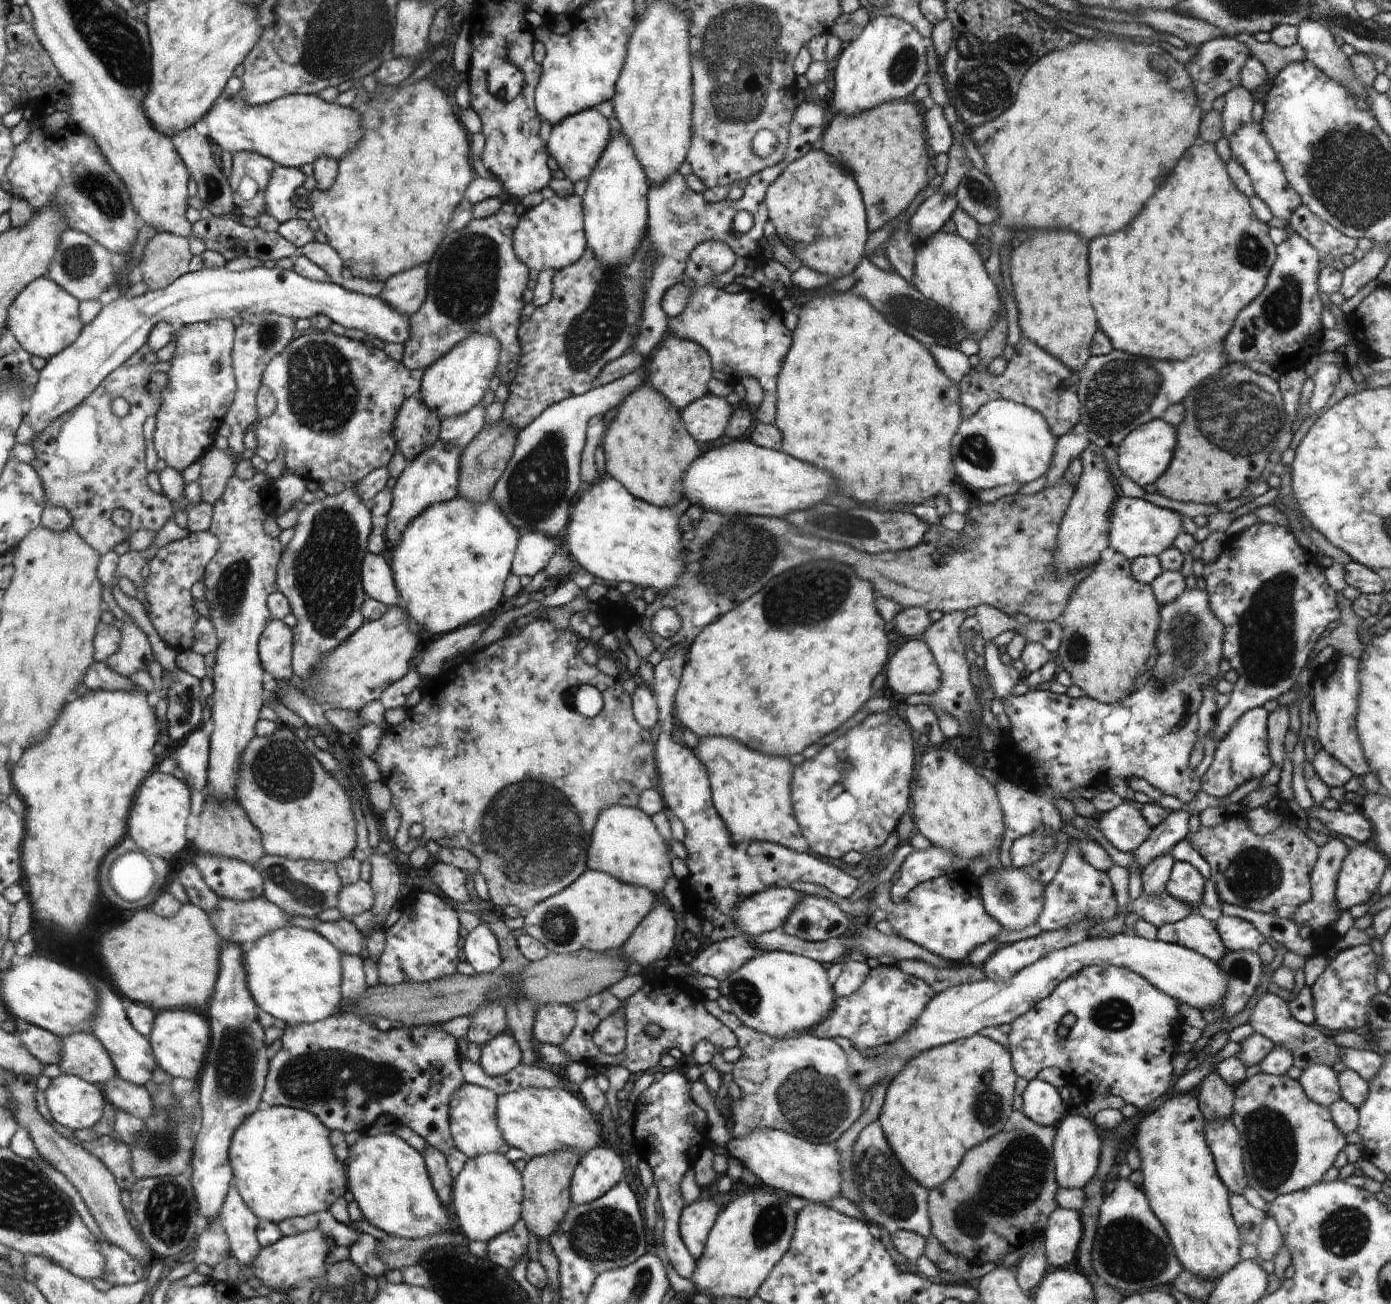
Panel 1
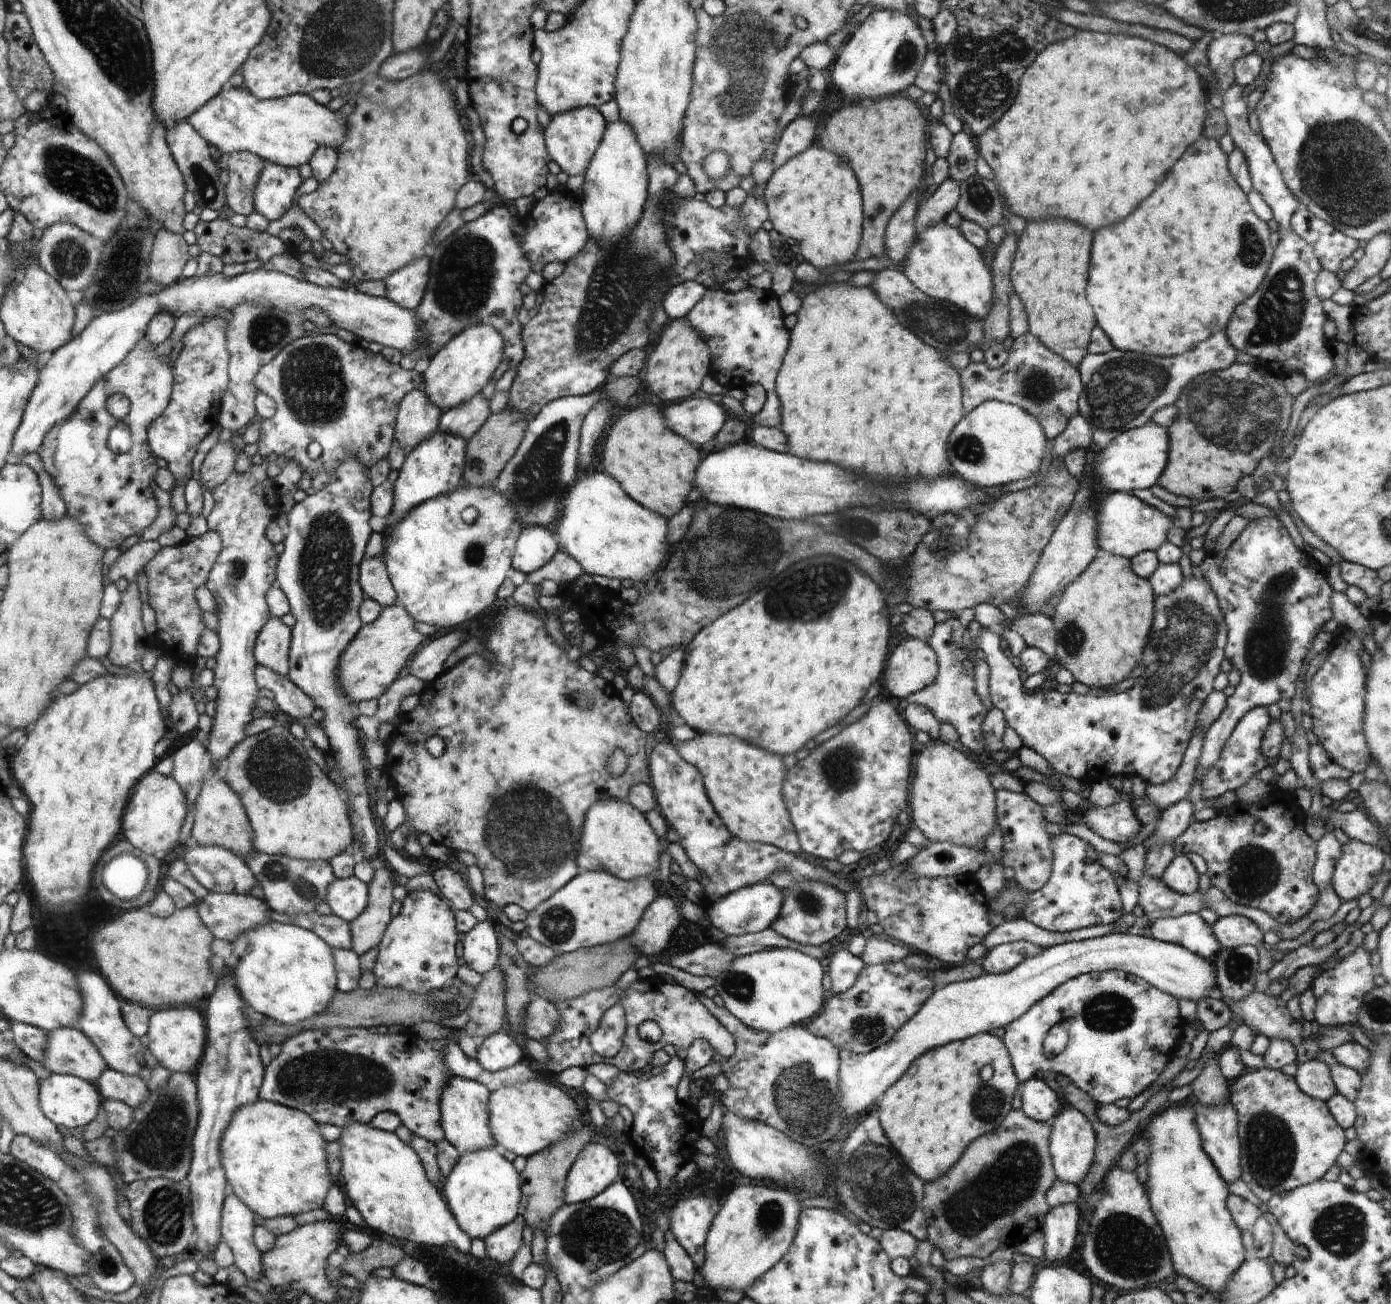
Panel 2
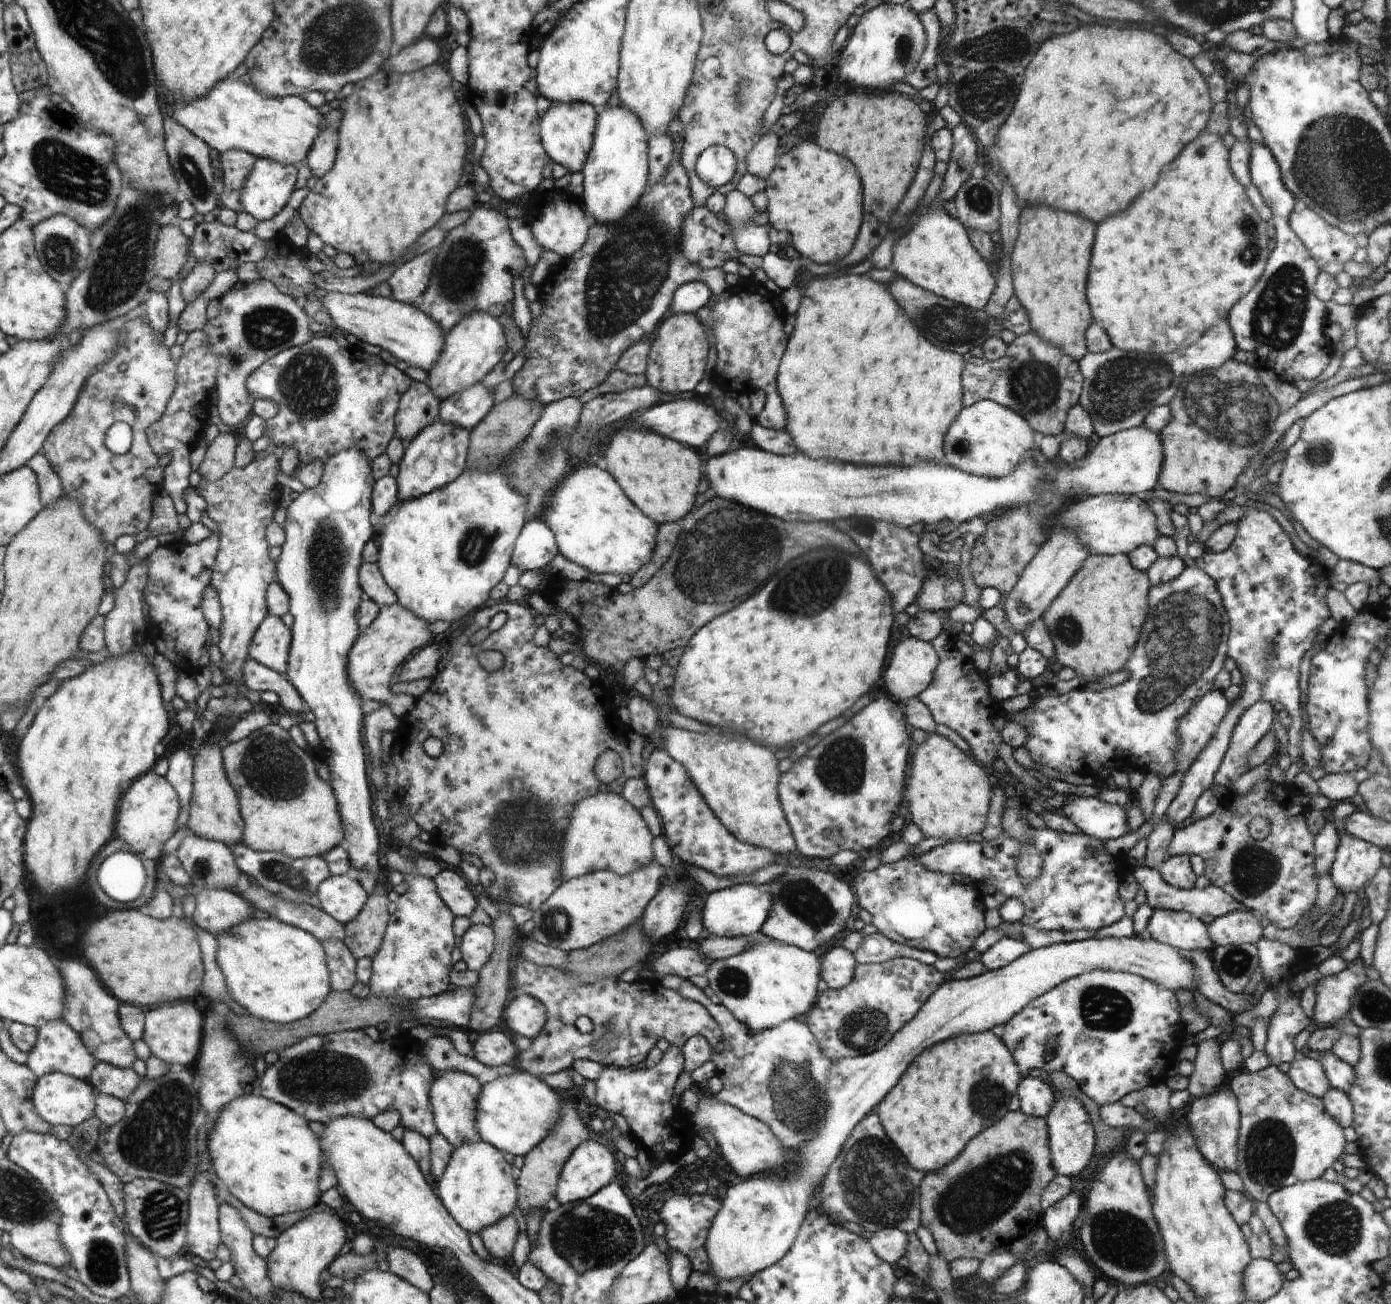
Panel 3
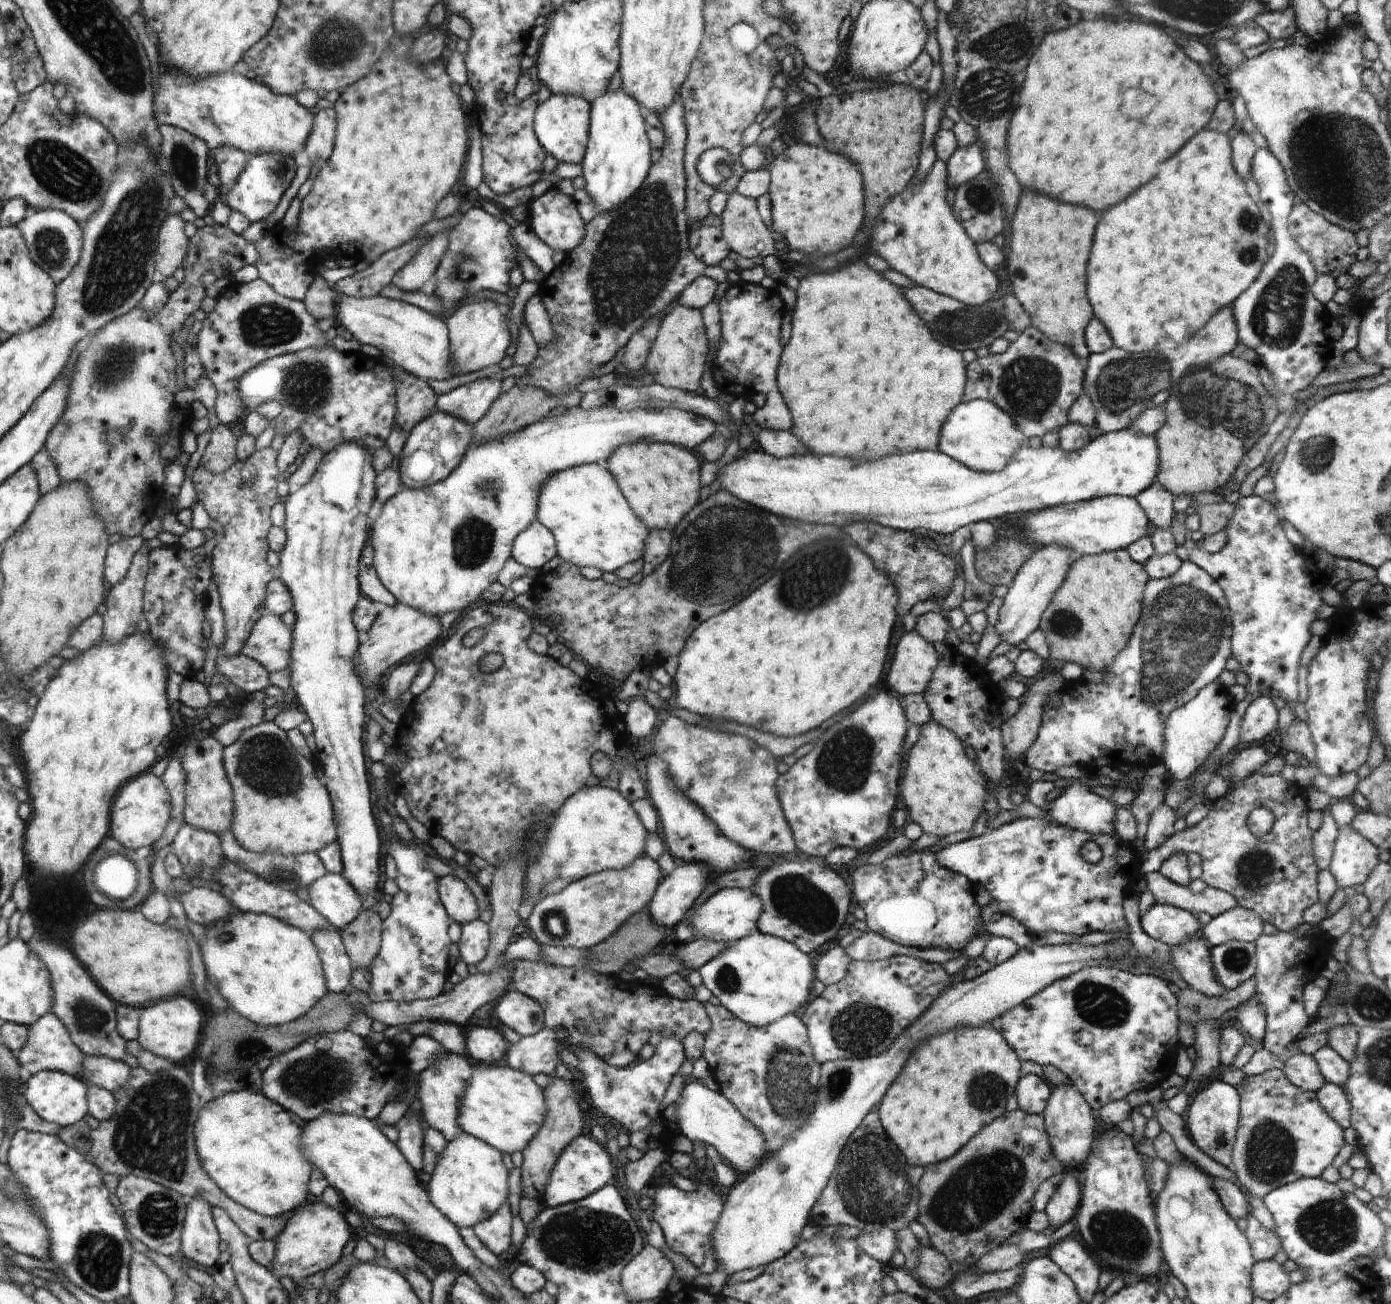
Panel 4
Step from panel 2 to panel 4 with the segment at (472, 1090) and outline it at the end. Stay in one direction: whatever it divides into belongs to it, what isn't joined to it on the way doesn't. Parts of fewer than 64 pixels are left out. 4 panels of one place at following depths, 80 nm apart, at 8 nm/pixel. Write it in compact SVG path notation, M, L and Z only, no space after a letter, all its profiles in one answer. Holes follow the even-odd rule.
M444 1052L432 1066L426 1066L420 1072L418 1100L422 1106L422 1116L428 1127L442 1133L446 1141L454 1140L456 1136L463 1134L456 1120L456 1114L460 1109L460 1096L464 1096L470 1076L472 1076L472 1067L468 1062L468 1056L458 1056L454 1052Z

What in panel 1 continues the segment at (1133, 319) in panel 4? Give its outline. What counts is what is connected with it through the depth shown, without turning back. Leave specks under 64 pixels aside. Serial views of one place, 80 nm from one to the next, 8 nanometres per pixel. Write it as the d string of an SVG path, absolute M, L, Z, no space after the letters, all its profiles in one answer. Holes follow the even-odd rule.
M1197 141L1194 146L1184 152L1184 156L1178 160L1174 170L1166 176L1166 182L1162 188L1156 190L1156 194L1148 200L1146 208L1140 212L1140 216L1122 230L1124 236L1100 236L1090 242L1088 246L1088 262L1090 262L1090 300L1096 310L1098 326L1102 332L1110 338L1112 346L1116 350L1124 350L1136 356L1146 358L1158 358L1158 360L1186 360L1188 356L1194 356L1200 350L1214 348L1224 340L1224 336L1230 332L1232 322L1236 320L1238 312L1245 308L1260 295L1266 285L1268 274L1274 265L1277 251L1269 236L1269 226L1260 222L1252 211L1249 199L1236 188L1227 172L1227 162L1224 162L1216 151L1214 142Z

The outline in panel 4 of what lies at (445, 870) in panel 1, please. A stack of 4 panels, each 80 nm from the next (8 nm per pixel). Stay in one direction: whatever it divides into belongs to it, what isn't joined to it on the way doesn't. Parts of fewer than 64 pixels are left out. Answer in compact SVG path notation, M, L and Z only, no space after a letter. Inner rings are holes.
M452 874L439 878L439 897L452 920L463 925L478 918L476 896L463 880Z

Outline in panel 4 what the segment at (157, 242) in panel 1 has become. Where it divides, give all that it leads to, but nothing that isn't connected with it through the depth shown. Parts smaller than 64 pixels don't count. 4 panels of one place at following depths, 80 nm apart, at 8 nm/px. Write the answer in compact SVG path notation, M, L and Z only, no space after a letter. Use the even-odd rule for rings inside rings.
M168 214L159 230L155 271L158 277L172 277L181 267L188 251L189 238L184 233L185 223L178 214Z

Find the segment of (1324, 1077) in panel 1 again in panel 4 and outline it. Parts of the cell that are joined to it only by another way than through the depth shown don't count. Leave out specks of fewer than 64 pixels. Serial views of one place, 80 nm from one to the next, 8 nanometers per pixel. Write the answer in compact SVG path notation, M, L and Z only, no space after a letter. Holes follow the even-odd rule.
M1302 1052L1284 1060L1282 1072L1293 1086L1304 1091L1316 1093L1326 1082L1312 1055Z

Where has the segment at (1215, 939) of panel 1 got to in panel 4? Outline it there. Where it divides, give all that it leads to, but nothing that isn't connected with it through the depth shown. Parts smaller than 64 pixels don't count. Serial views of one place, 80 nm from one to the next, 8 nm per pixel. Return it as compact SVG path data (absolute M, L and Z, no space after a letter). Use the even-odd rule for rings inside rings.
M1168 904L1150 906L1144 916L1140 916L1144 932L1169 947L1184 944L1196 936L1201 936L1201 924L1192 913Z

